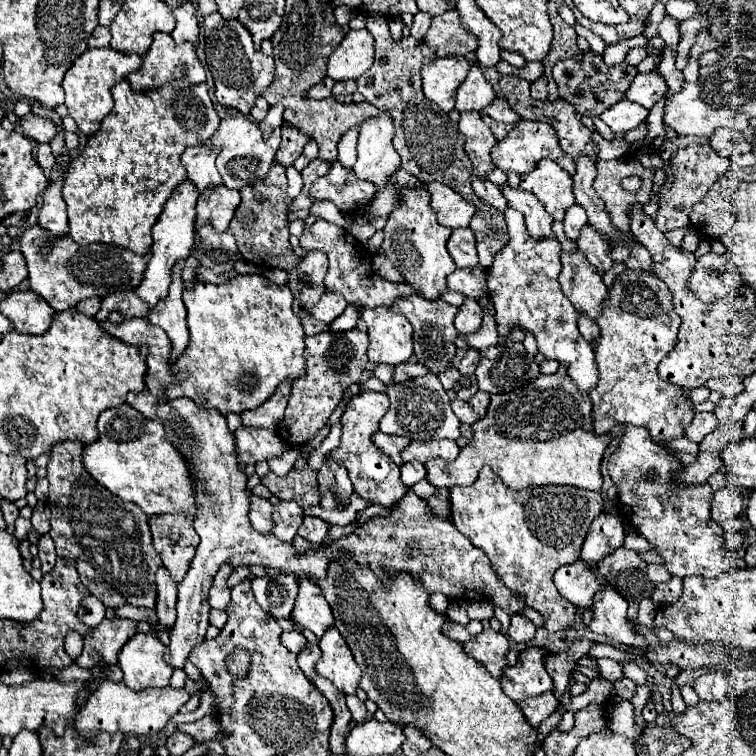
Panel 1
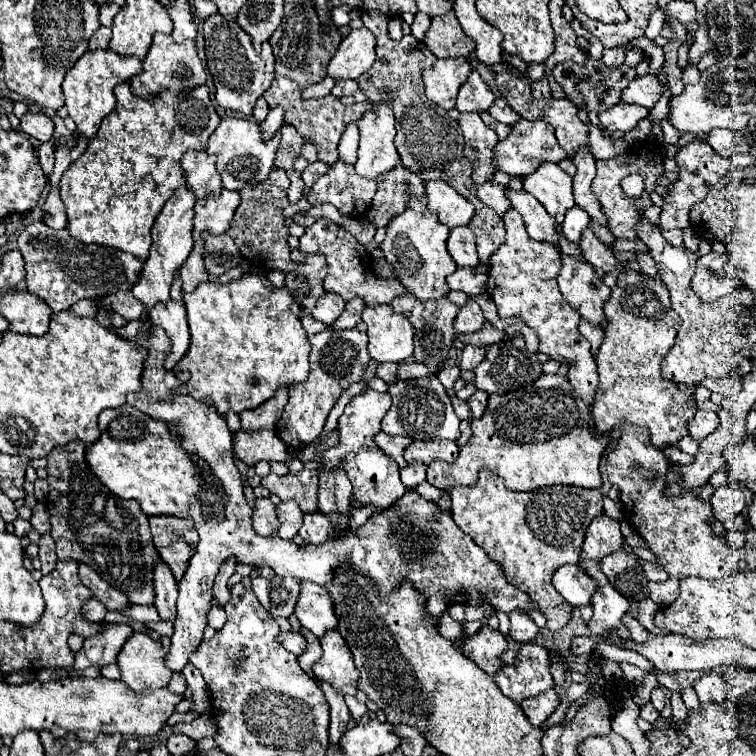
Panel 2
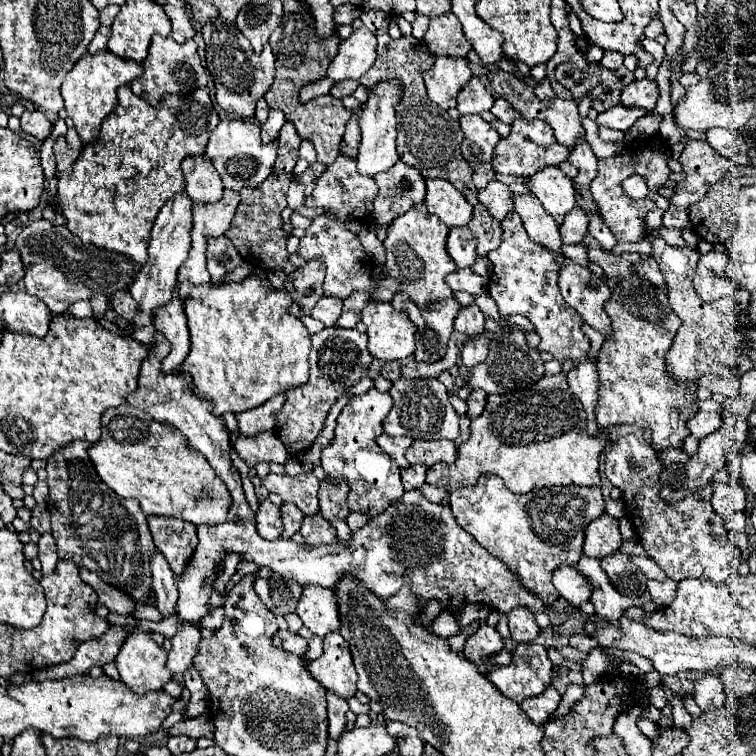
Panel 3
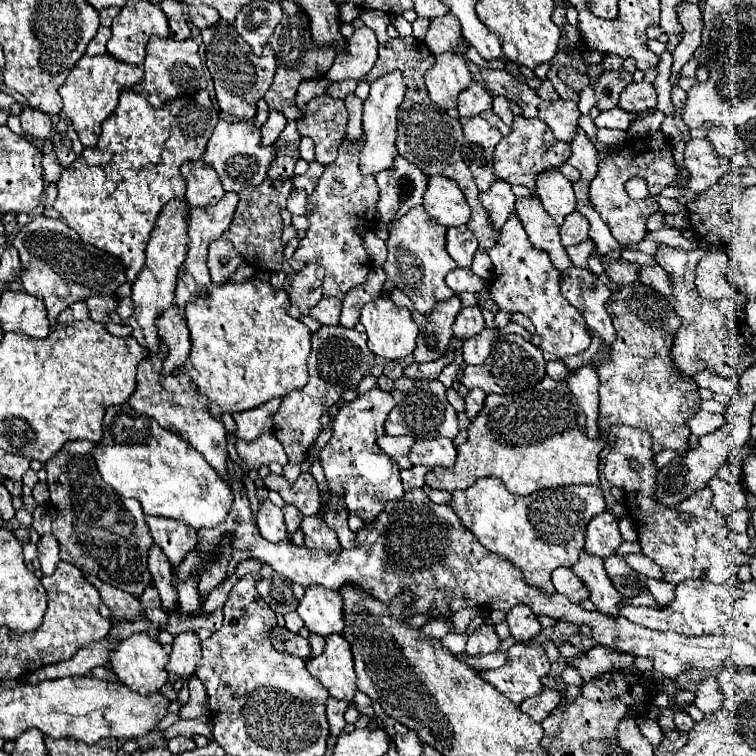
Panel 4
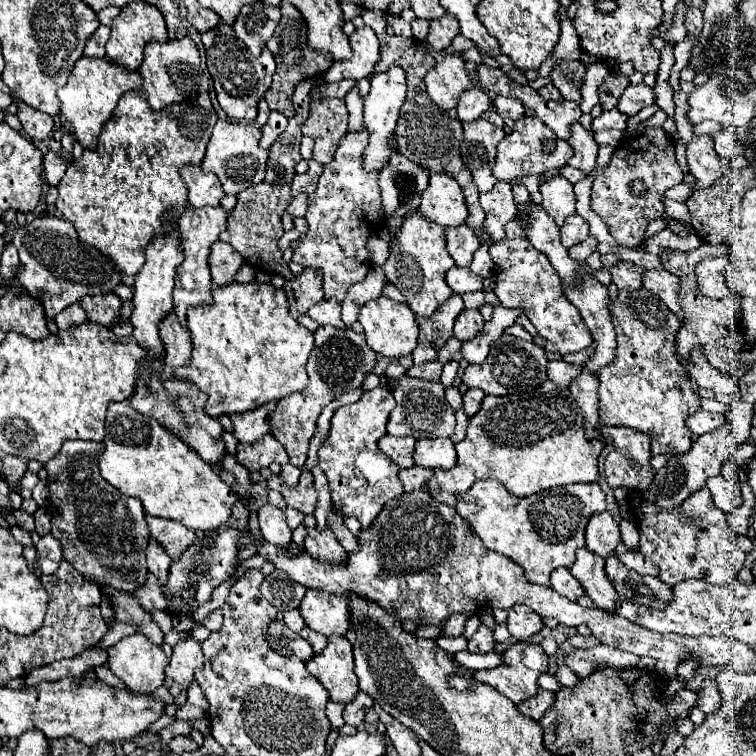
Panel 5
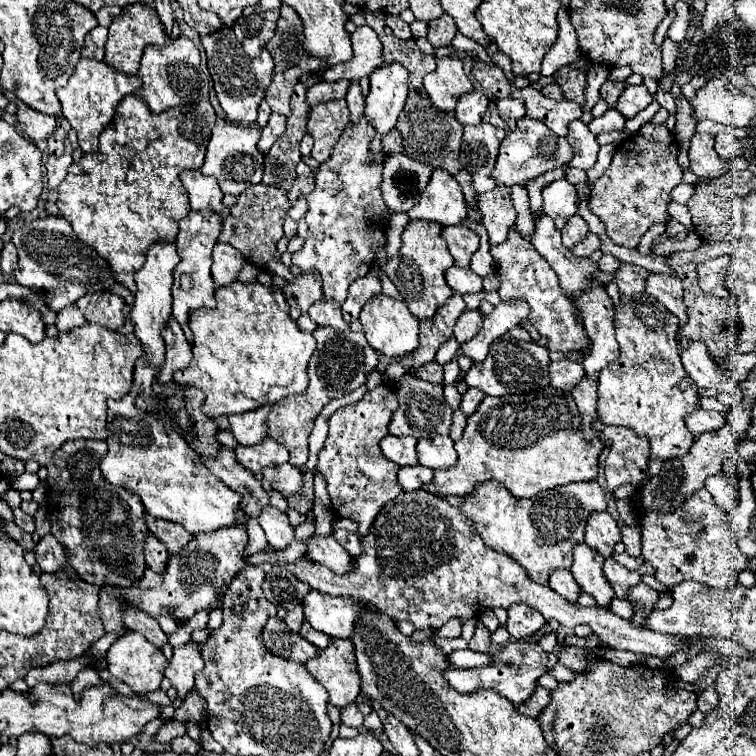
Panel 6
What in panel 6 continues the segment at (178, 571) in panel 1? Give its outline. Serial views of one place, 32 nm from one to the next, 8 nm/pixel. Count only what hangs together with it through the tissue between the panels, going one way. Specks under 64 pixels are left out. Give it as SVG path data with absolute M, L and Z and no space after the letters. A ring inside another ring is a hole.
M146 514L144 518L148 530L168 546L168 552L180 552L180 548L188 544L188 540L192 540L192 534L180 528L180 524L172 524L168 520L156 520L150 514Z

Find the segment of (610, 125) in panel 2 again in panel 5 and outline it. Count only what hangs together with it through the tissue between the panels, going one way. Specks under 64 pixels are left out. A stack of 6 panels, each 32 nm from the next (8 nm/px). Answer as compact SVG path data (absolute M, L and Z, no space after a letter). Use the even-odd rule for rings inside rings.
M606 110L602 112L602 116L592 120L592 132L600 132L600 130L624 130L626 128L626 120L628 116L624 116L622 112L614 110Z

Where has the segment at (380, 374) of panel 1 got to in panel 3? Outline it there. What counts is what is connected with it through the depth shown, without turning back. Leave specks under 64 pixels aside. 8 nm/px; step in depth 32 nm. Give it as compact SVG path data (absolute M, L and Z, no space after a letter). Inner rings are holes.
M394 360L394 362L386 362L386 364L382 366L380 374L382 374L384 378L392 380L392 382L398 380L398 378L400 378L400 362L398 362L398 360Z

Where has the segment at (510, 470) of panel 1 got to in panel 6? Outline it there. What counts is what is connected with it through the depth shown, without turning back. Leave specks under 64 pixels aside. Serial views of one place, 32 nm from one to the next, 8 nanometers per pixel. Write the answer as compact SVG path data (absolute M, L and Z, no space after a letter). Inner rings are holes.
M552 386L540 388L530 394L514 394L504 398L486 396L478 410L468 416L466 428L462 438L456 442L458 462L448 470L434 470L434 480L428 484L428 492L440 498L444 496L468 496L474 492L476 486L496 480L502 482L514 496L518 498L534 498L544 490L580 482L580 480L594 480L598 476L598 456L602 452L602 442L586 442L582 440L580 432L580 412L570 394L560 392Z

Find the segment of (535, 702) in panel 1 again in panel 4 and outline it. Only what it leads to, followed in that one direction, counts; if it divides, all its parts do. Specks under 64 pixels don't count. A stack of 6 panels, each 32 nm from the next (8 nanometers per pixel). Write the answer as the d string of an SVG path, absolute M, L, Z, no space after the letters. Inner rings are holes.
M542 690L538 696L532 696L532 700L524 700L524 704L520 704L520 710L528 714L532 720L542 722L542 716L552 712L558 700L560 696L556 690Z

